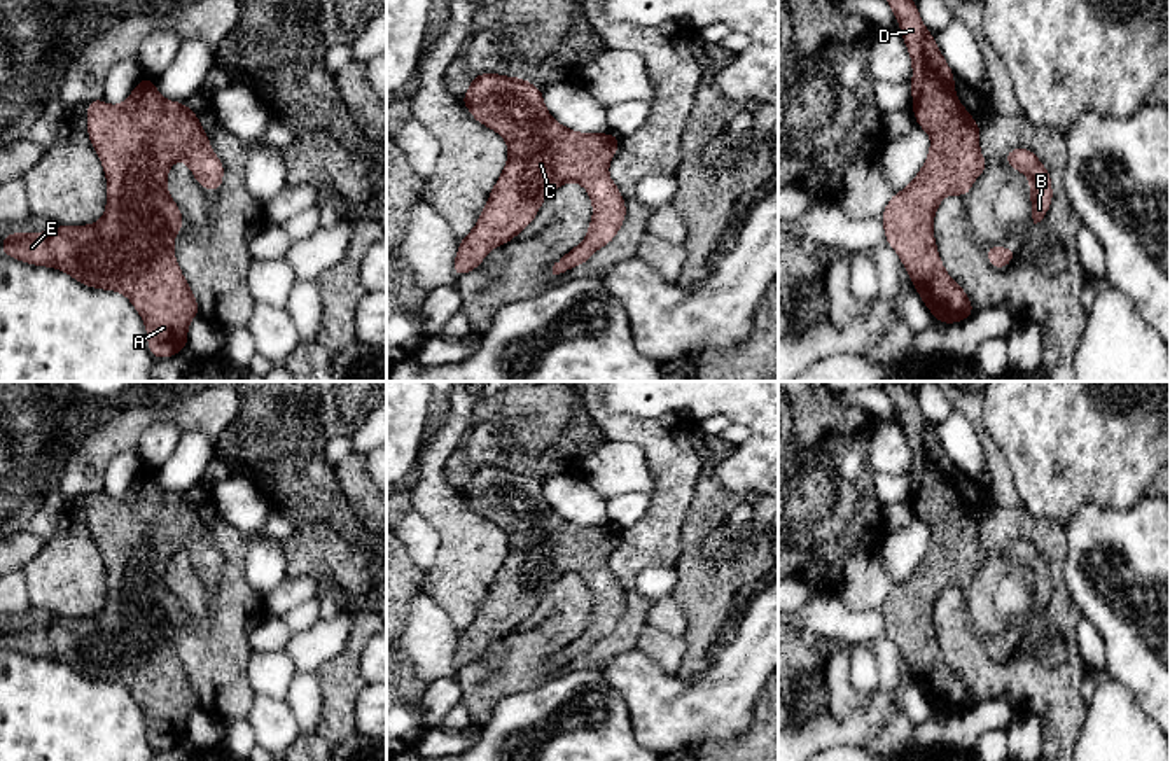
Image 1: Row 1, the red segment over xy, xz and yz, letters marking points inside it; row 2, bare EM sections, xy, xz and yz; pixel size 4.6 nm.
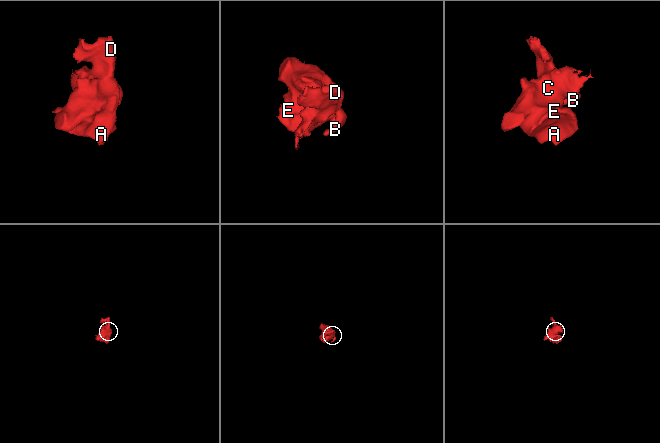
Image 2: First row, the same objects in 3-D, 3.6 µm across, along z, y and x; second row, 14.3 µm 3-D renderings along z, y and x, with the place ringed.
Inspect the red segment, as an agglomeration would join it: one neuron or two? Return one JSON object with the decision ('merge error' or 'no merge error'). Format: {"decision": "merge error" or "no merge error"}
{"decision": "no merge error"}

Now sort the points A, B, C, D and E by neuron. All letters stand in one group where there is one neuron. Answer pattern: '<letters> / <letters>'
A B C D E

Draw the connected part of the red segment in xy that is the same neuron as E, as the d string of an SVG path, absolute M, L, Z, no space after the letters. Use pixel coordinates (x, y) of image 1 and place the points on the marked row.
M145 75L129 98L117 107L94 96L86 110L87 135L100 156L108 184L103 219L93 226L56 226L42 234L7 233L0 250L28 264L61 269L87 287L117 290L128 296L145 322L152 359L173 357L187 346L187 325L199 313L199 306L175 259L173 236L184 227L184 219L166 191L166 173L177 159L184 159L198 184L210 192L217 192L222 185L224 164L213 154L198 114L189 110L185 103L161 98L152 77Z

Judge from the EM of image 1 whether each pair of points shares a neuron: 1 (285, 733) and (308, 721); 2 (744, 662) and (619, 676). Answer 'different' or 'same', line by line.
1: different
2: same

